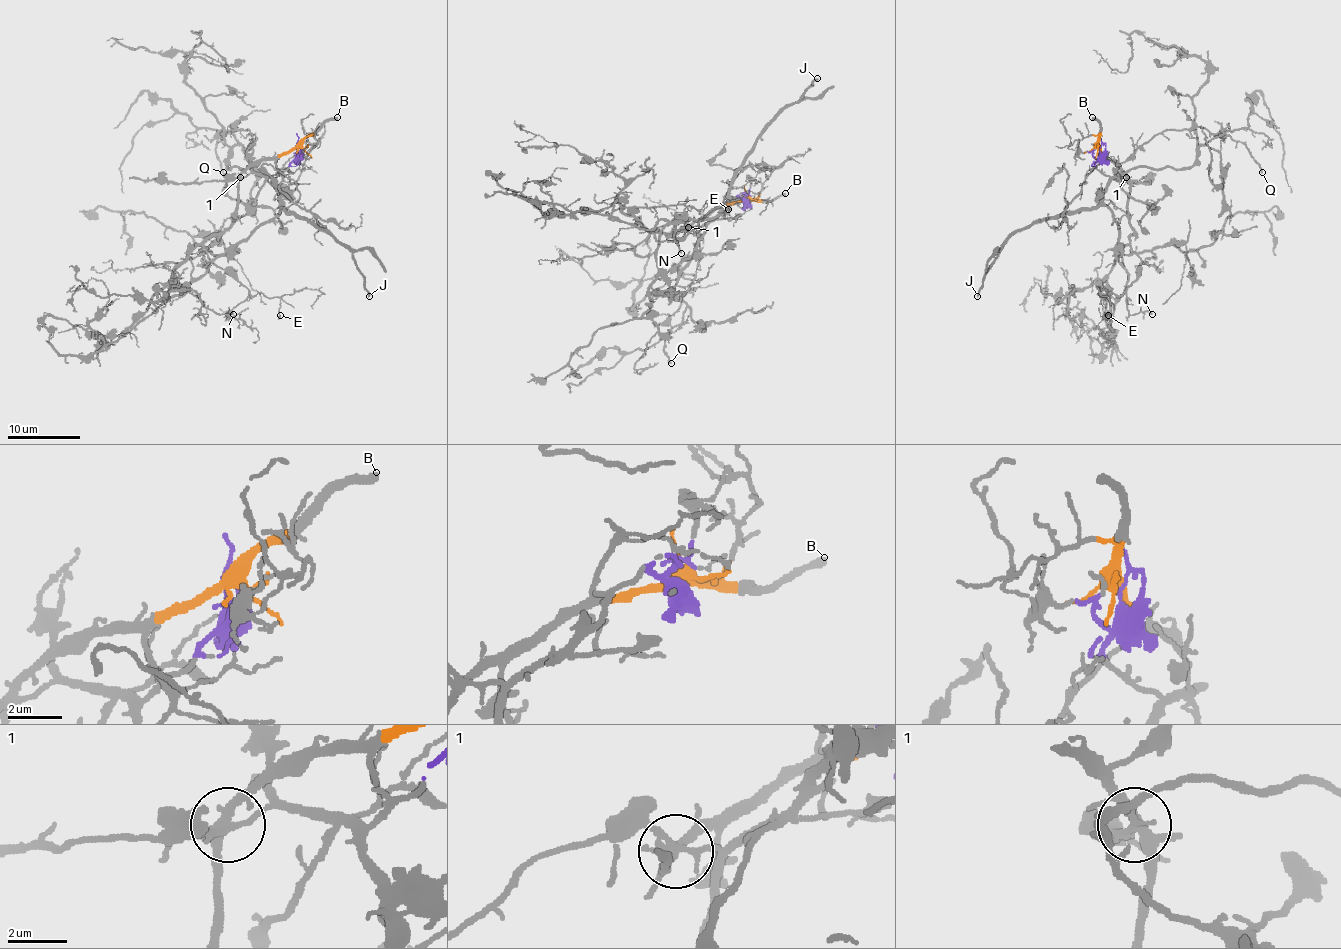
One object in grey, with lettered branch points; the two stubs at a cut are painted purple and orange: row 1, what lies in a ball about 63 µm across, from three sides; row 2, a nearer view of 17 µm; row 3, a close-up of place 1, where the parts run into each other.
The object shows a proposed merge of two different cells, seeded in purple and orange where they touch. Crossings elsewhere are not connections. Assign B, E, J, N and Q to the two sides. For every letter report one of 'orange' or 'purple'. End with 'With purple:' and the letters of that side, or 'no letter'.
B: orange
E: orange
J: purple
N: orange
Q: orange
With purple: J

